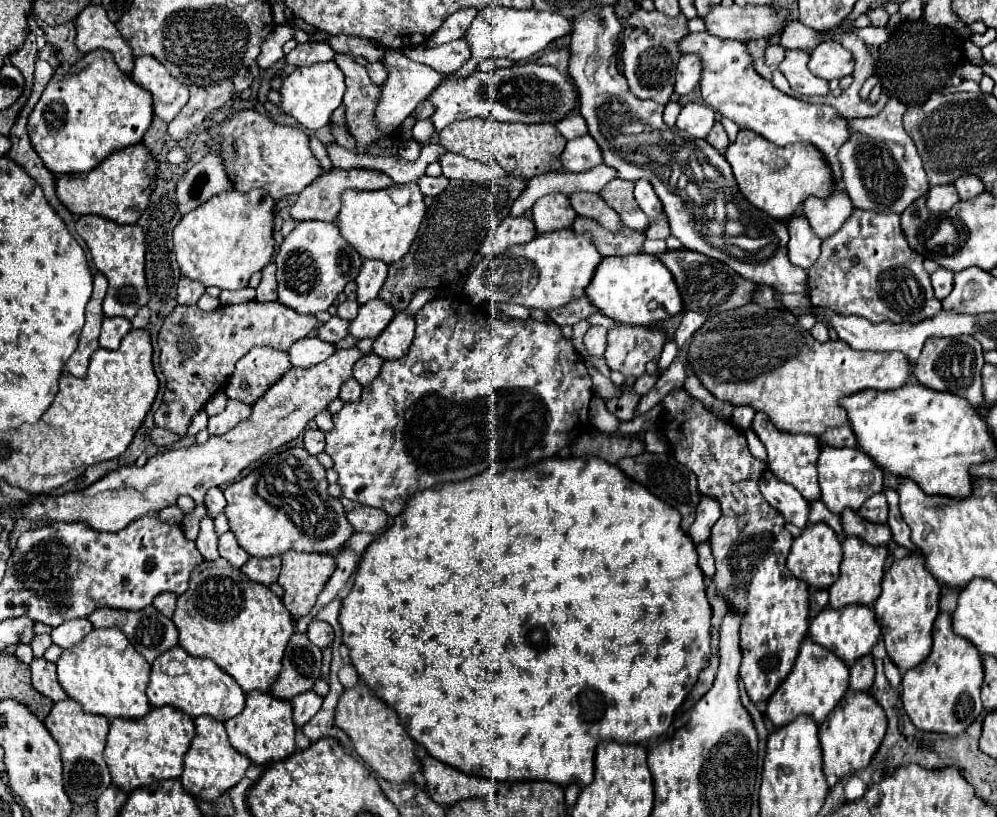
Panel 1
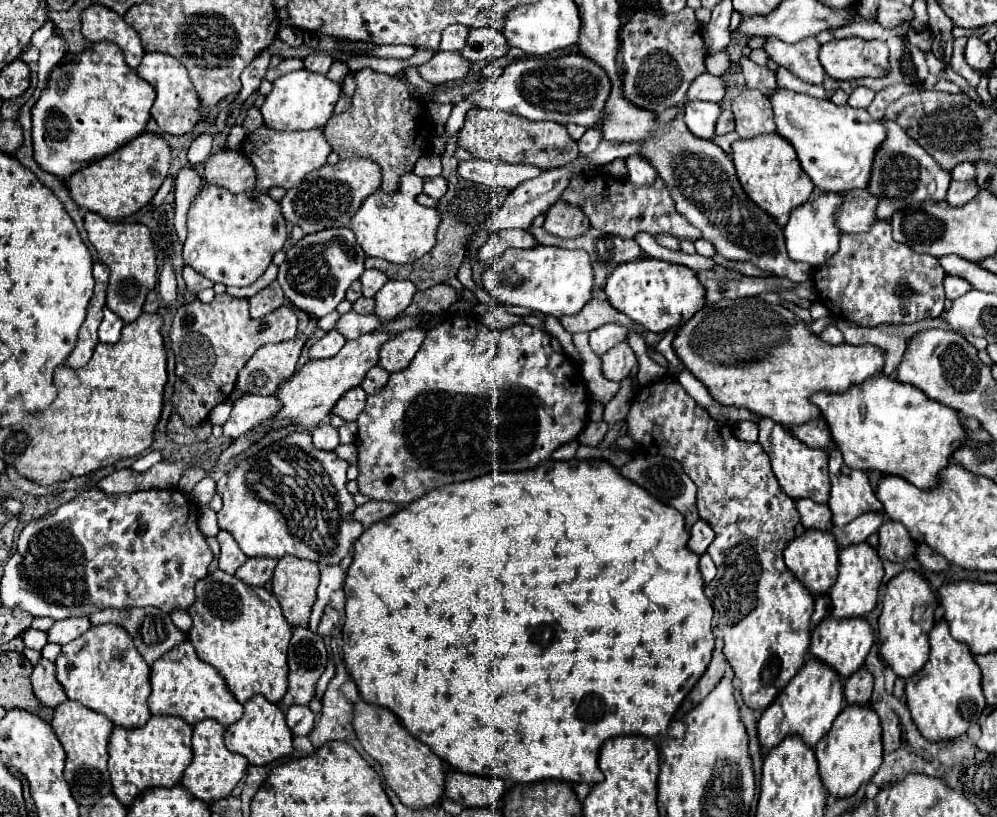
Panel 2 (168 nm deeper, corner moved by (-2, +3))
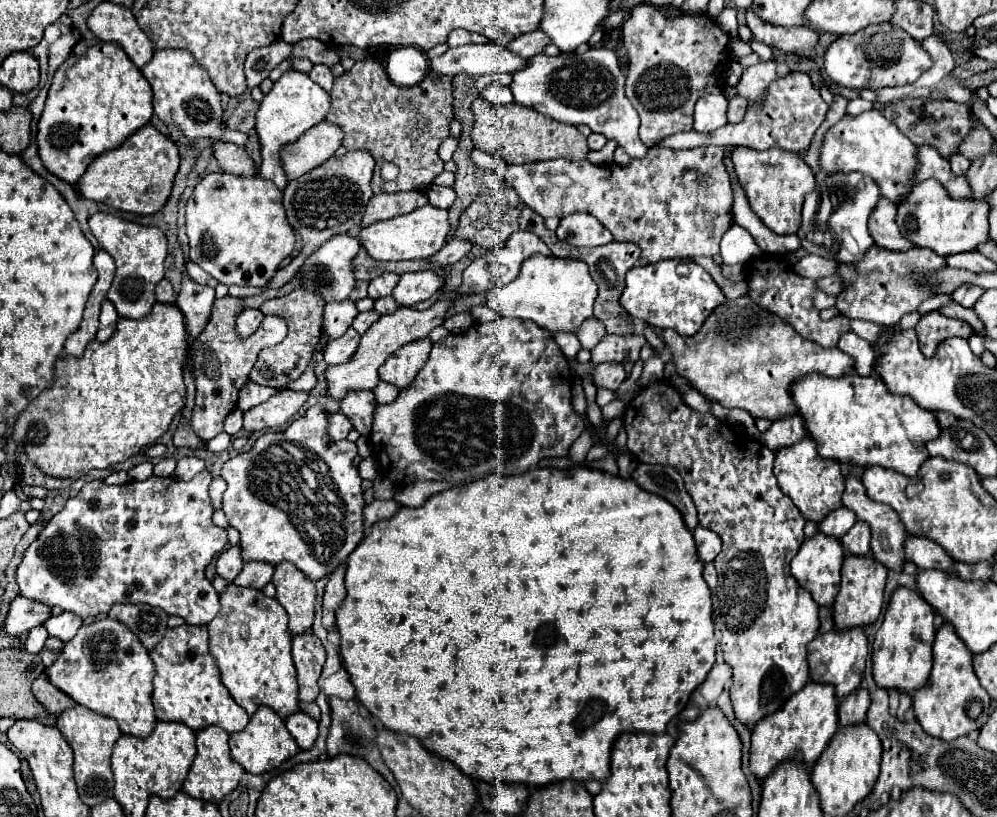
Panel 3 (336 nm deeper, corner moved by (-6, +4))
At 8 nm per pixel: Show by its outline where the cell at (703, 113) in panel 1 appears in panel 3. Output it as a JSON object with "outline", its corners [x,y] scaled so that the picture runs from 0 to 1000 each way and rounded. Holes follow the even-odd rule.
{"outline":[[[705,116],[697,126],[697,160],[709,163],[725,155],[729,151],[729,119],[723,116]]]}

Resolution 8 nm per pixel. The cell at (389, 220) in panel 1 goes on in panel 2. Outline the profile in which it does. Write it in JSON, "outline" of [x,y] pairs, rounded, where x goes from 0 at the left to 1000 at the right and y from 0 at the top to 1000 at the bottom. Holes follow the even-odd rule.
{"outline":[[[412,211],[402,218],[400,233],[396,237],[384,237],[382,233],[378,233],[364,247],[364,252],[360,255],[350,277],[356,284],[358,296],[368,313],[404,323],[420,318],[436,301],[436,286],[442,274],[442,264],[436,255],[424,255],[422,250],[416,247],[422,233],[424,218]]]}

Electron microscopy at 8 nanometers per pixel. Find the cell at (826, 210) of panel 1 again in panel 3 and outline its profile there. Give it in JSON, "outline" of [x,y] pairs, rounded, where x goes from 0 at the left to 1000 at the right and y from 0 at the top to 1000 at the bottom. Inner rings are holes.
{"outline":[[[884,241],[882,251],[878,251],[878,256],[874,258],[874,271],[872,271],[874,290],[878,290],[878,297],[882,302],[894,307],[910,307],[912,302],[916,302],[916,297],[906,293],[906,288],[902,285],[902,278],[898,275],[898,261],[900,251]]]}

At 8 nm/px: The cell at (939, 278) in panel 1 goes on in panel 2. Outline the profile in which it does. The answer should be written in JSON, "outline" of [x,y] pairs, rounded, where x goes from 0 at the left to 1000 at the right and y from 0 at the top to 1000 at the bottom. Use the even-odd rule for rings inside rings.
{"outline":[[[950,338],[946,350],[948,350],[948,360],[950,360],[952,367],[960,367],[960,365],[964,365],[966,360],[970,360],[974,355],[974,348],[970,343],[958,340],[958,338]]]}

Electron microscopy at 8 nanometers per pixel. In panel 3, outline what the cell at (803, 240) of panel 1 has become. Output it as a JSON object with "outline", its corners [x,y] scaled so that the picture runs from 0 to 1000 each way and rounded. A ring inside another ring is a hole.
{"outline":[[[836,212],[836,214],[823,214],[819,217],[817,231],[807,241],[805,251],[805,266],[803,278],[799,283],[799,290],[803,295],[803,305],[809,310],[836,317],[840,322],[856,322],[866,315],[866,310],[878,300],[870,271],[874,256],[880,251],[884,236],[876,219],[864,214],[864,212]],[[825,241],[831,241],[834,246],[834,261],[827,268],[821,268]]]}

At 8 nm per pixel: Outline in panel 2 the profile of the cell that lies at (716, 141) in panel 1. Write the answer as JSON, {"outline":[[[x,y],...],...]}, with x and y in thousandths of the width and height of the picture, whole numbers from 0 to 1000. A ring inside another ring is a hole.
{"outline":[[[725,135],[721,147],[719,147],[719,164],[729,164],[729,162],[735,162],[737,157],[737,147],[735,147],[735,137],[733,135]]]}

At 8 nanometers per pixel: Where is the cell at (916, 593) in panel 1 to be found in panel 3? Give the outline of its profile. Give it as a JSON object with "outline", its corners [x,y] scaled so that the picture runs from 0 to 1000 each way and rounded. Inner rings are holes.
{"outline":[[[900,718],[894,728],[892,743],[876,785],[876,829],[882,841],[902,843],[916,848],[930,834],[936,814],[936,785],[938,785],[938,745],[912,718]]]}

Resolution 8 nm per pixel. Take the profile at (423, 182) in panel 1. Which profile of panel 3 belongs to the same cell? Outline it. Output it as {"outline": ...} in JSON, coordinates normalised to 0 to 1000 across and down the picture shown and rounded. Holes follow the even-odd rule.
{"outline":[[[432,226],[428,231],[428,241],[430,241],[430,248],[436,251],[436,253],[442,253],[442,256],[450,256],[456,246],[456,234],[454,229],[442,229],[442,226]]]}

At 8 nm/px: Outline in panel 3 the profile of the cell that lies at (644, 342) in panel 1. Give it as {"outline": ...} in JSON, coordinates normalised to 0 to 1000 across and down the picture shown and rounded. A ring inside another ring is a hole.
{"outline":[[[605,444],[605,447],[597,447],[595,452],[595,469],[599,474],[609,474],[609,476],[615,476],[619,479],[621,471],[627,466],[627,452],[625,447],[617,447],[615,444]]]}

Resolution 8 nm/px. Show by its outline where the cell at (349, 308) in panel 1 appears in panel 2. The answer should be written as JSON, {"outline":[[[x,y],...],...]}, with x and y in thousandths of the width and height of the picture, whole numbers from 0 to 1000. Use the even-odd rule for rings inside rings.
{"outline":[[[360,365],[360,367],[354,372],[354,379],[360,382],[360,384],[374,384],[374,379],[376,379],[376,367],[374,367],[374,365]]]}

